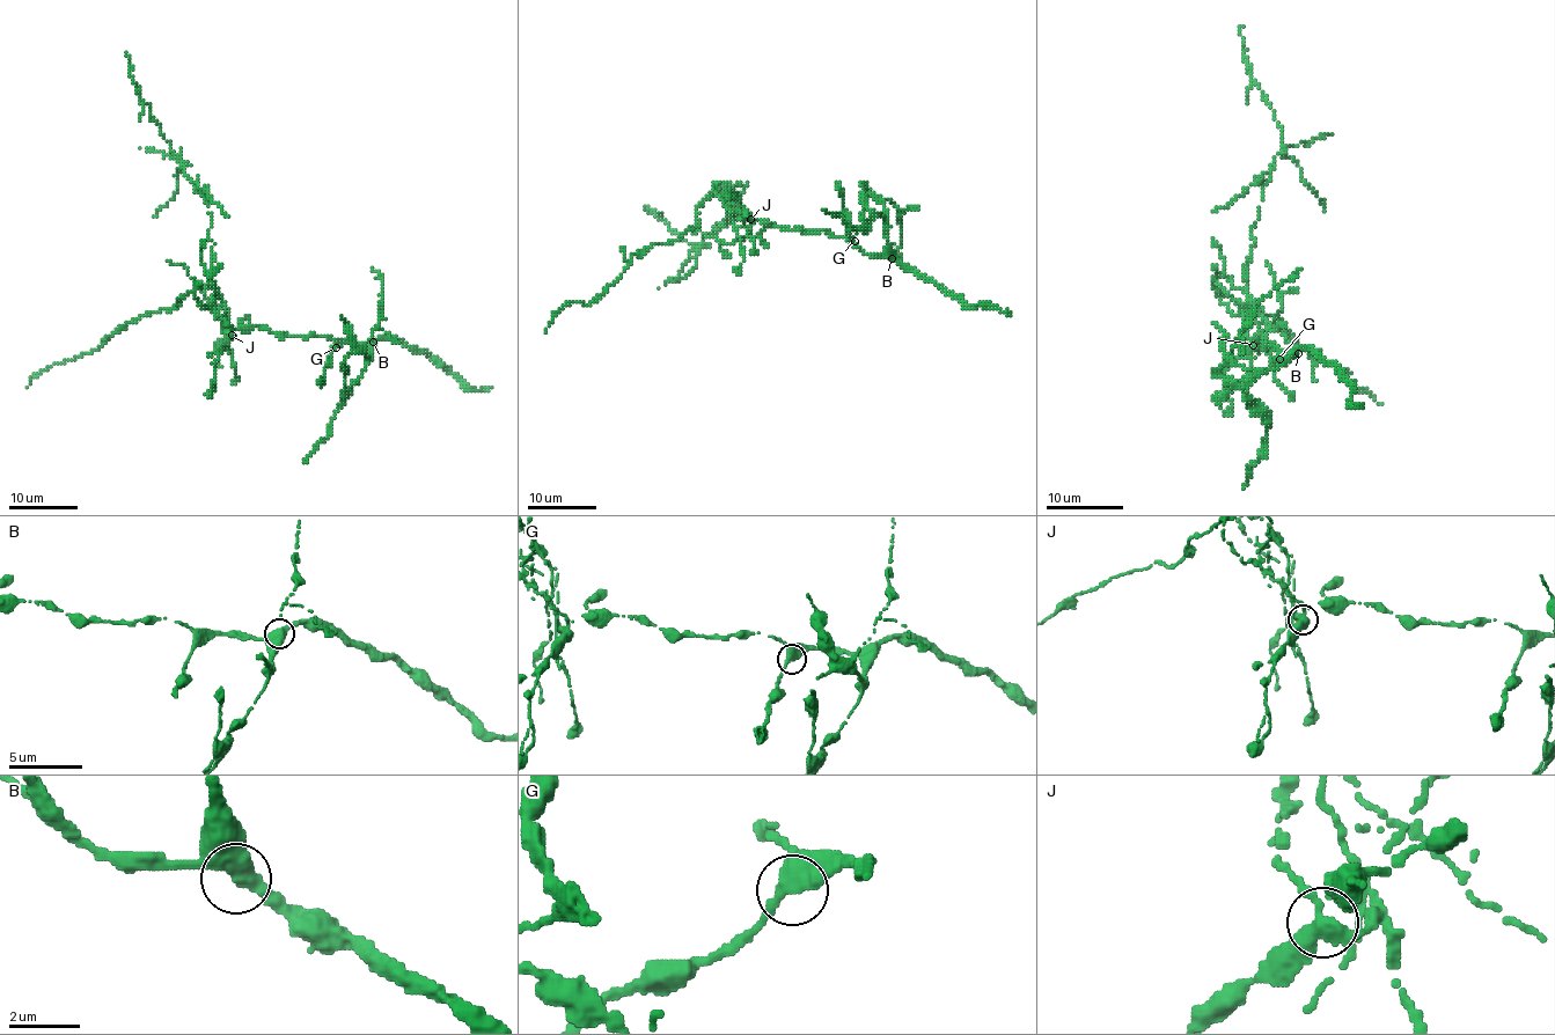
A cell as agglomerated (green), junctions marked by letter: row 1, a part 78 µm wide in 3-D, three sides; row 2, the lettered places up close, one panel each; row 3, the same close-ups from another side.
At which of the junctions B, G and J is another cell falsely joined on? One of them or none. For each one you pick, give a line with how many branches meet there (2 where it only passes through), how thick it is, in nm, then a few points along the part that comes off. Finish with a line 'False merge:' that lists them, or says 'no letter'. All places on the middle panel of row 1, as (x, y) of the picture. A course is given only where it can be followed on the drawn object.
J: Branches: 3. Thickness 360 nm. Course of the part to remove: (750, 219), (747, 227), (727, 212), (731, 222), (695, 244), (645, 208)
False merge: J

